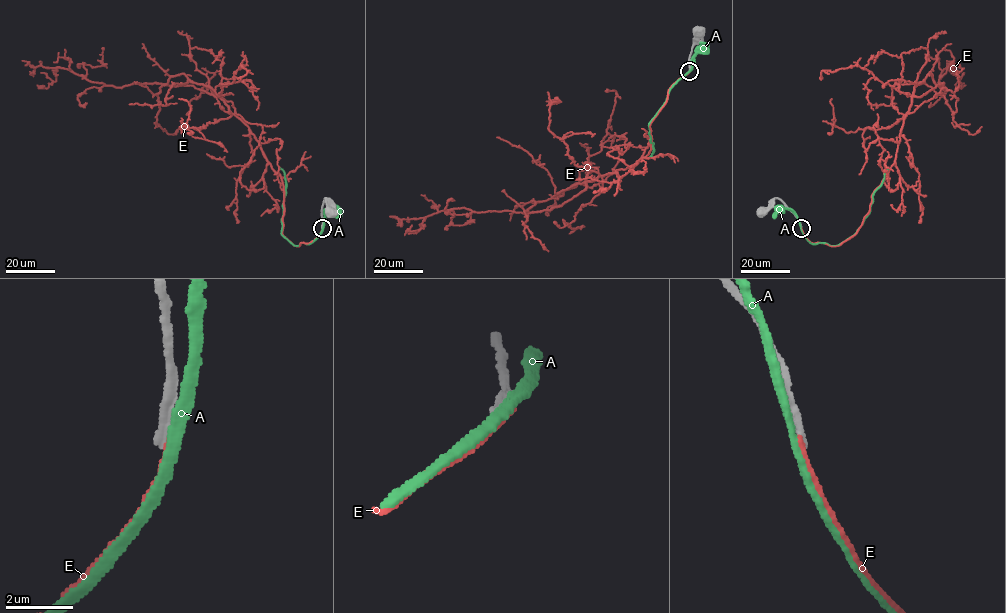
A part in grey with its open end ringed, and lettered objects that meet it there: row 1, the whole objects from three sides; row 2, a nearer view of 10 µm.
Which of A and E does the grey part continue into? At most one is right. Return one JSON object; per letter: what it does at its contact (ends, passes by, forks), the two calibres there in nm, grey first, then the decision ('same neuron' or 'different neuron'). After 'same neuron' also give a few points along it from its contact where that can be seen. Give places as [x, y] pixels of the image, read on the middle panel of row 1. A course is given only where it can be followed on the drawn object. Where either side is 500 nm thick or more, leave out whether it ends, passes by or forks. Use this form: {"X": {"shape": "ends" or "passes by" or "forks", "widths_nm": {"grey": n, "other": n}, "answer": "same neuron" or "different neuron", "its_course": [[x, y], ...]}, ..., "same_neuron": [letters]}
{"A": {"shape": "passes by", "widths_nm": {"grey": 360, "other": 260}, "answer": "different neuron"}, "E": {"shape": "ends", "widths_nm": {"grey": 280, "other": 240}, "answer": "different neuron"}, "same_neuron": []}

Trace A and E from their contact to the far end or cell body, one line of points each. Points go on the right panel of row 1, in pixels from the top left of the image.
A: (801, 226), (791, 210), (779, 208)
E: (801, 227), (810, 242), (831, 246), (855, 234), (894, 162), (912, 98), (942, 87), (945, 68), (965, 85)

